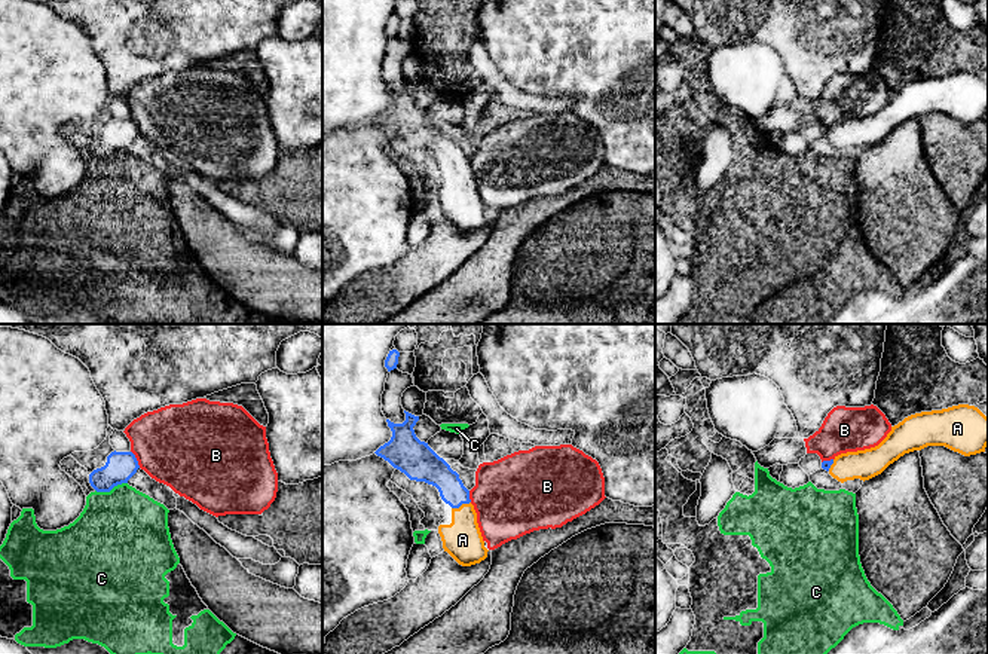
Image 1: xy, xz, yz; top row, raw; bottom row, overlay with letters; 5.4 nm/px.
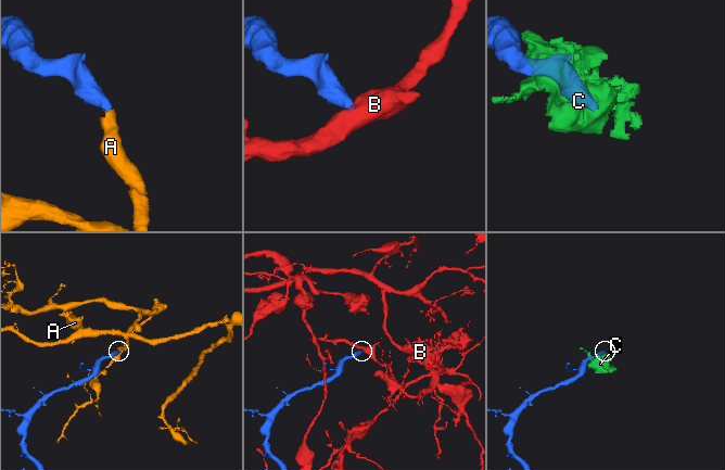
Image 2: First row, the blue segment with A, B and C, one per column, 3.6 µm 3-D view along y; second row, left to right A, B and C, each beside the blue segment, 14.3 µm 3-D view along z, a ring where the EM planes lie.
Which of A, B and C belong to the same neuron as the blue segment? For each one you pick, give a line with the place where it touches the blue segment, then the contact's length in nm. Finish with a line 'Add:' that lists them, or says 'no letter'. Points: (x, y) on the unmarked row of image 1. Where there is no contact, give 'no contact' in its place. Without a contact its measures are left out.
A: xz (461, 171) | 110 nm
Add: A

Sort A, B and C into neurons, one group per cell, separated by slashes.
A / B / C

